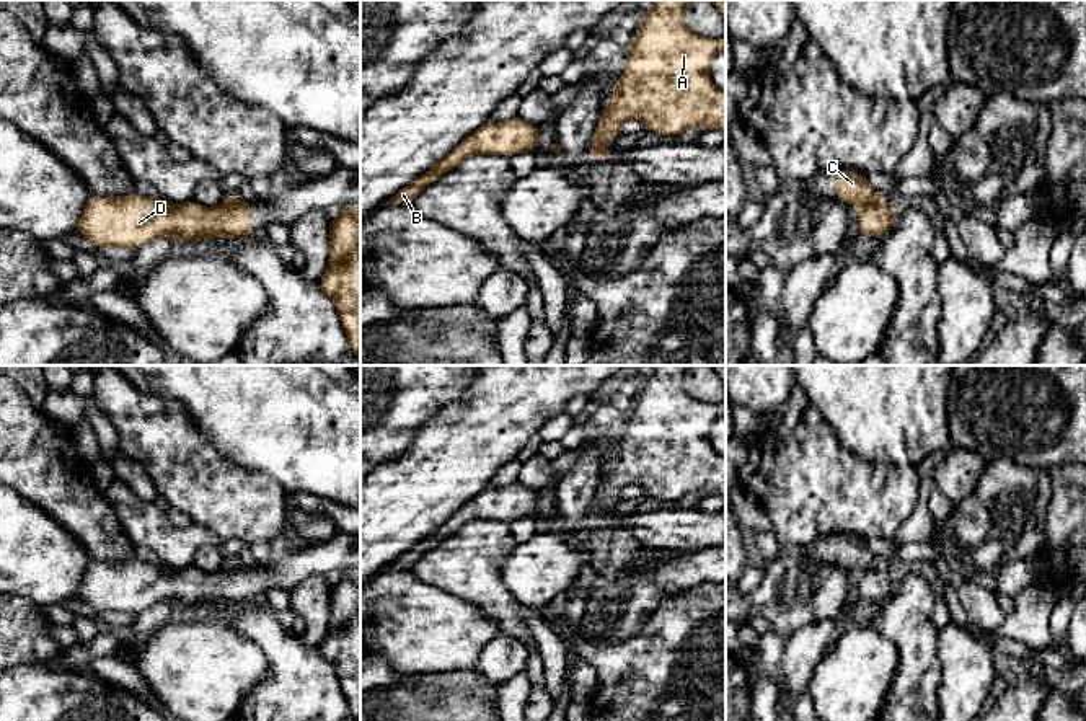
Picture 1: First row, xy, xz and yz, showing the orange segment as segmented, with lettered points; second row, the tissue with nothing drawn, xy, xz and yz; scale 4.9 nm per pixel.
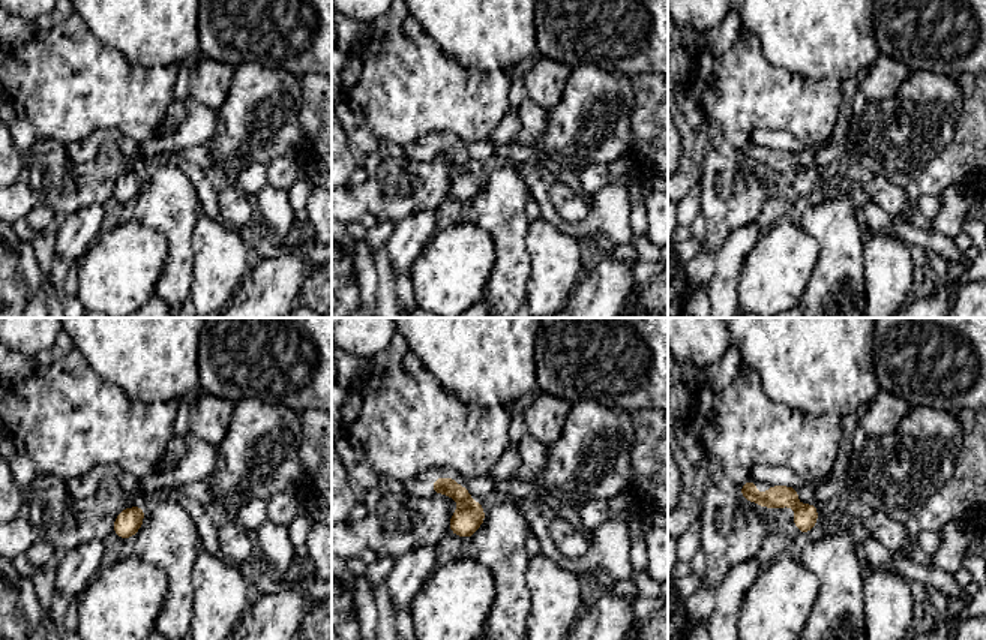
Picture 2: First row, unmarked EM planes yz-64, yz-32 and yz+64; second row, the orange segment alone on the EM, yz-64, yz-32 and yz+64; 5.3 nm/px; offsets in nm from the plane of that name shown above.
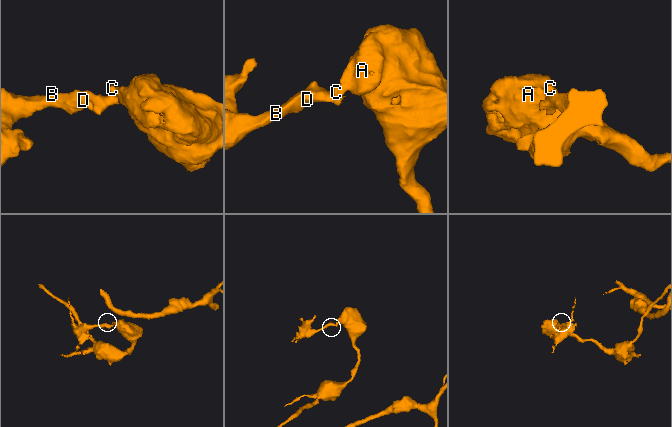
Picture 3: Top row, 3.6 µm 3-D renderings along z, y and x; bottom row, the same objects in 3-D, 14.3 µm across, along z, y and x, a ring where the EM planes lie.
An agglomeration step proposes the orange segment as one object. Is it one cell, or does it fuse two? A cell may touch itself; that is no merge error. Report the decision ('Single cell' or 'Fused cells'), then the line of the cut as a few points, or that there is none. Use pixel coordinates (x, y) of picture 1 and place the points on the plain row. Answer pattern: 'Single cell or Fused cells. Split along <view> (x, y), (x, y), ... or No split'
Fused cells. Split along yz (878, 563), (860, 573)

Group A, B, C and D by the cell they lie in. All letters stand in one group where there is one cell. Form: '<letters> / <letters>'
A C / B D

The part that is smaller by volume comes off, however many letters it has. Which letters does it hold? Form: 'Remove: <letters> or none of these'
Remove: B, D

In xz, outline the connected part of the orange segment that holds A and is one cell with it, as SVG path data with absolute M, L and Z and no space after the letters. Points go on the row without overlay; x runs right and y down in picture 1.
M657 365L647 375L642 390L628 413L626 436L615 449L611 465L602 475L592 511L611 509L628 484L639 484L647 496L678 502L690 493L726 498L726 457L717 455L709 440L711 426L726 416L724 405L713 405L690 396L683 378L696 365Z

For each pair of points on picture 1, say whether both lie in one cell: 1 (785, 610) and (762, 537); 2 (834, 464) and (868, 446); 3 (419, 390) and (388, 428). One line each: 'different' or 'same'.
1: same
2: different
3: same

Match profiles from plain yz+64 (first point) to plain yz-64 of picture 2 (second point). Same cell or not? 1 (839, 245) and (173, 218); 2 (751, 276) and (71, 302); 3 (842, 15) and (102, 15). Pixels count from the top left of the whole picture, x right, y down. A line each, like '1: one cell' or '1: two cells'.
1: one cell
2: two cells
3: one cell

